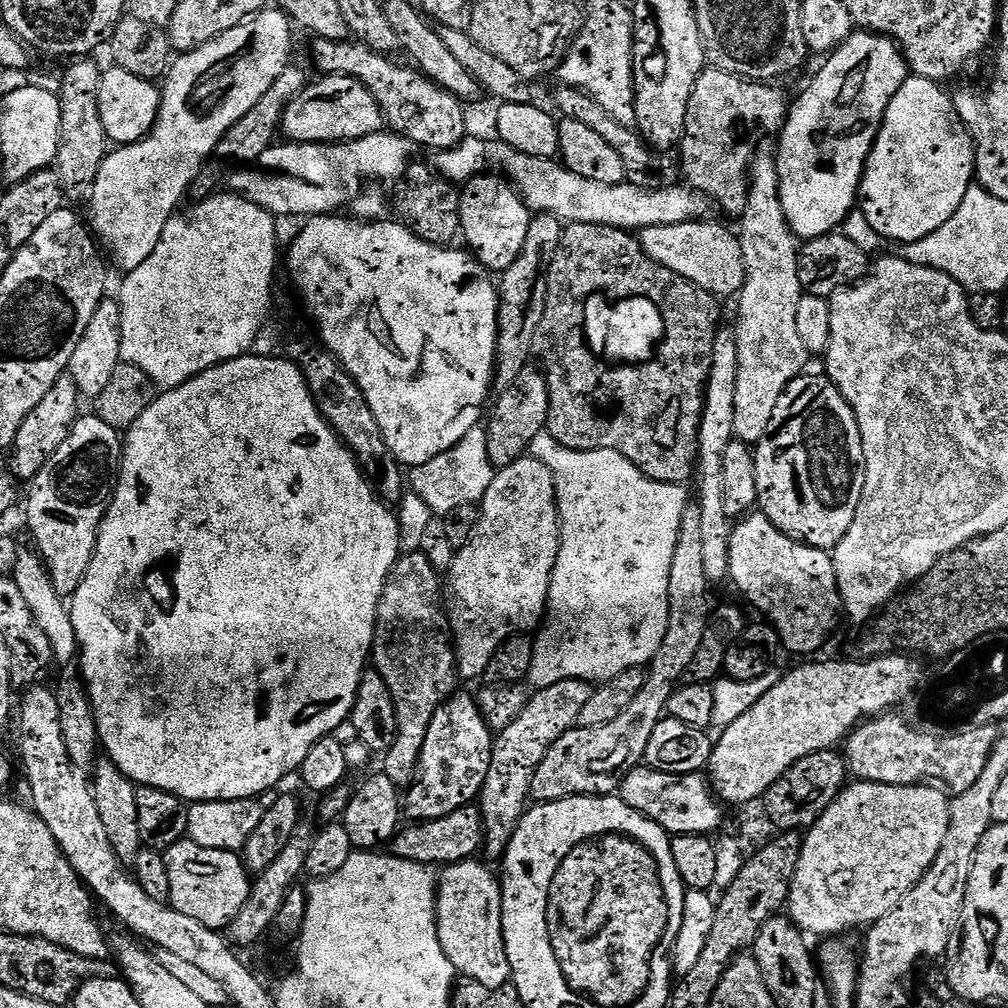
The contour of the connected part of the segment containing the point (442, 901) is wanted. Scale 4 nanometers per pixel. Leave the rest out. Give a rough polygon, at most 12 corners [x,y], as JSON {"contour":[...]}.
{"contour":[[439,873],[436,933],[464,980],[506,988],[497,873]]}

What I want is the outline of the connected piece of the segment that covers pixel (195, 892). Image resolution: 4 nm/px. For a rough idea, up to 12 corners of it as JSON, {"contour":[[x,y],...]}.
{"contour":[[168,848],[167,903],[224,930],[253,881],[237,853]]}

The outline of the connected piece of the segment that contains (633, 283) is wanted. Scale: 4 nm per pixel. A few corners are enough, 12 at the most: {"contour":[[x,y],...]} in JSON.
{"contour":[[569,224],[546,431],[687,485],[717,297]]}

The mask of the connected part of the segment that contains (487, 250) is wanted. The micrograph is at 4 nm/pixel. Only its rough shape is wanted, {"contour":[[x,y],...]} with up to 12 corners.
{"contour":[[499,175],[460,192],[462,240],[489,273],[522,254],[533,213]]}

